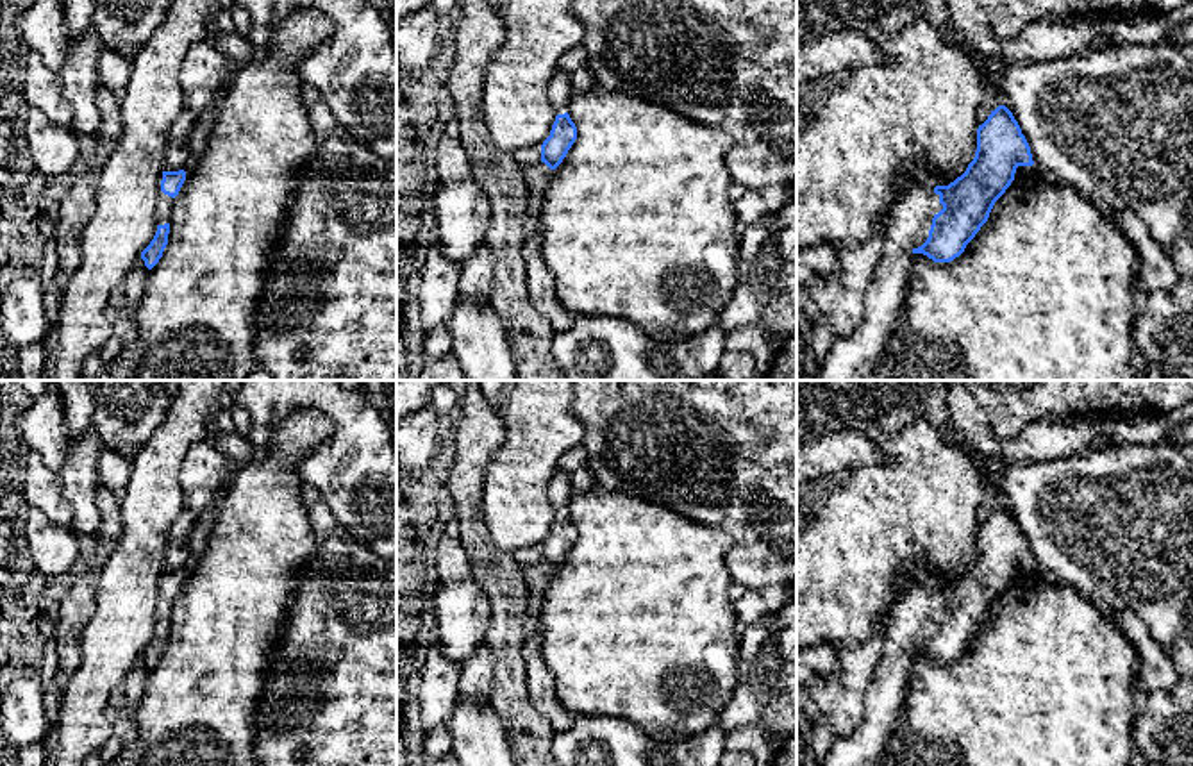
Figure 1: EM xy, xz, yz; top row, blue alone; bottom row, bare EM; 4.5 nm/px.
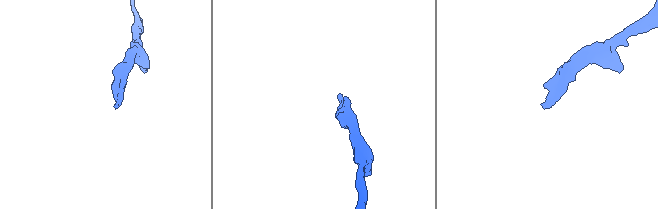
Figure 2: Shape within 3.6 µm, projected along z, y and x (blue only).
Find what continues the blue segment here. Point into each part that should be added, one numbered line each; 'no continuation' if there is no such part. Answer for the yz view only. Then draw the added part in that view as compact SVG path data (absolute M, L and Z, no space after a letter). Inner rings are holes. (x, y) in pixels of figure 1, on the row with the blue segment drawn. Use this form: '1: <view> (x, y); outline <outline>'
1: yz (908, 225); outline M918 184L891 205L884 250L866 289L863 320L848 337L836 339L816 380L868 380L877 355L898 327L913 248L927 241L932 218L939 211L939 198Z

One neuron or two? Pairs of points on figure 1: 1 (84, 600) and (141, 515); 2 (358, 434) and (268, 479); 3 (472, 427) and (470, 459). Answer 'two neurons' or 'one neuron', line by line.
1: two neurons
2: two neurons
3: one neuron

